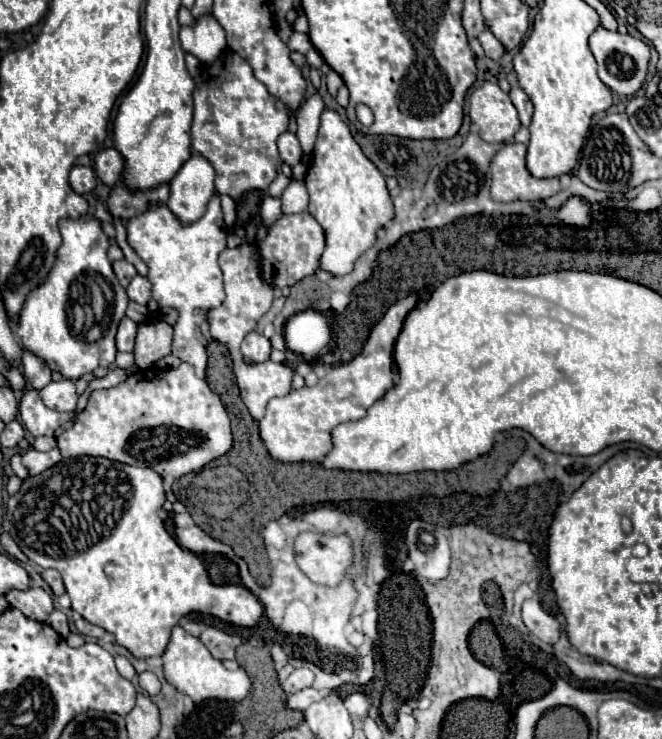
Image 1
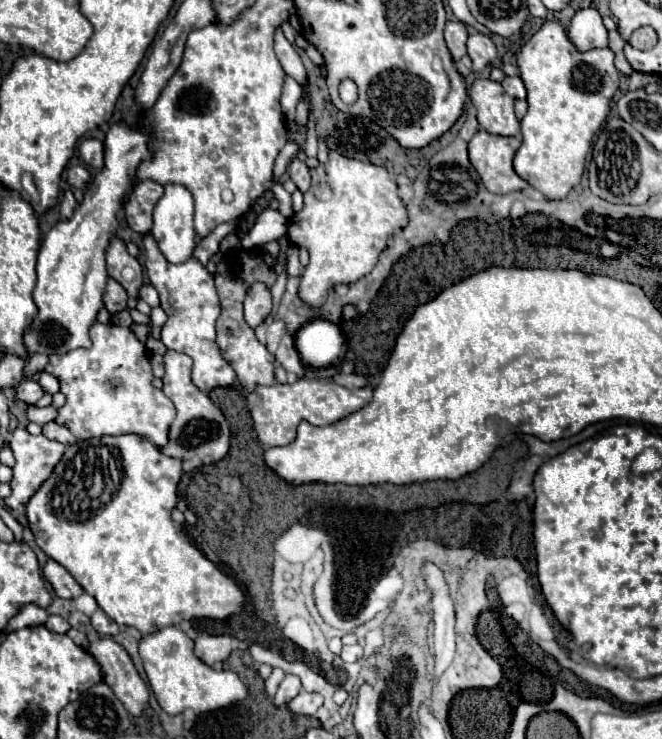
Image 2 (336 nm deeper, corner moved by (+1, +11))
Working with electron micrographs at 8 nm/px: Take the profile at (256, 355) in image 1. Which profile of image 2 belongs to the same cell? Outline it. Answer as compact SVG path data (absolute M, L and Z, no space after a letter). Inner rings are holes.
M253 283L245 297L245 321L257 327L271 313L271 291L265 283Z

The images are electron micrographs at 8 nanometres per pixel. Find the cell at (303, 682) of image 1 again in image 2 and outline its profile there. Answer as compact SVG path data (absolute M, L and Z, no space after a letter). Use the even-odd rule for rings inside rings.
M287 675L287 677L281 681L281 685L279 685L279 689L277 689L275 697L273 697L273 703L275 703L277 707L285 707L299 691L301 691L301 681L299 681L299 677Z

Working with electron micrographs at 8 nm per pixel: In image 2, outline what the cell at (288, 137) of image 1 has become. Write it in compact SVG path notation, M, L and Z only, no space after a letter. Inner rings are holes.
M297 157L291 161L291 165L289 165L289 177L293 179L293 183L297 185L297 189L301 191L301 193L305 193L307 189L309 189L309 185L311 185L311 175L309 175L309 167L303 163L303 161L299 161Z

